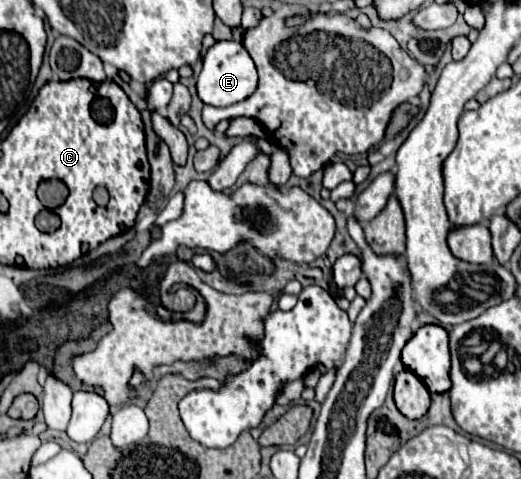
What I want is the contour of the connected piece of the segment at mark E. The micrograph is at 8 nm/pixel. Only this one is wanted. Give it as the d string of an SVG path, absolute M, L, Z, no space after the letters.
M216 41L202 59L202 71L198 75L198 97L214 107L228 107L250 97L256 89L256 67L248 51L238 41Z

